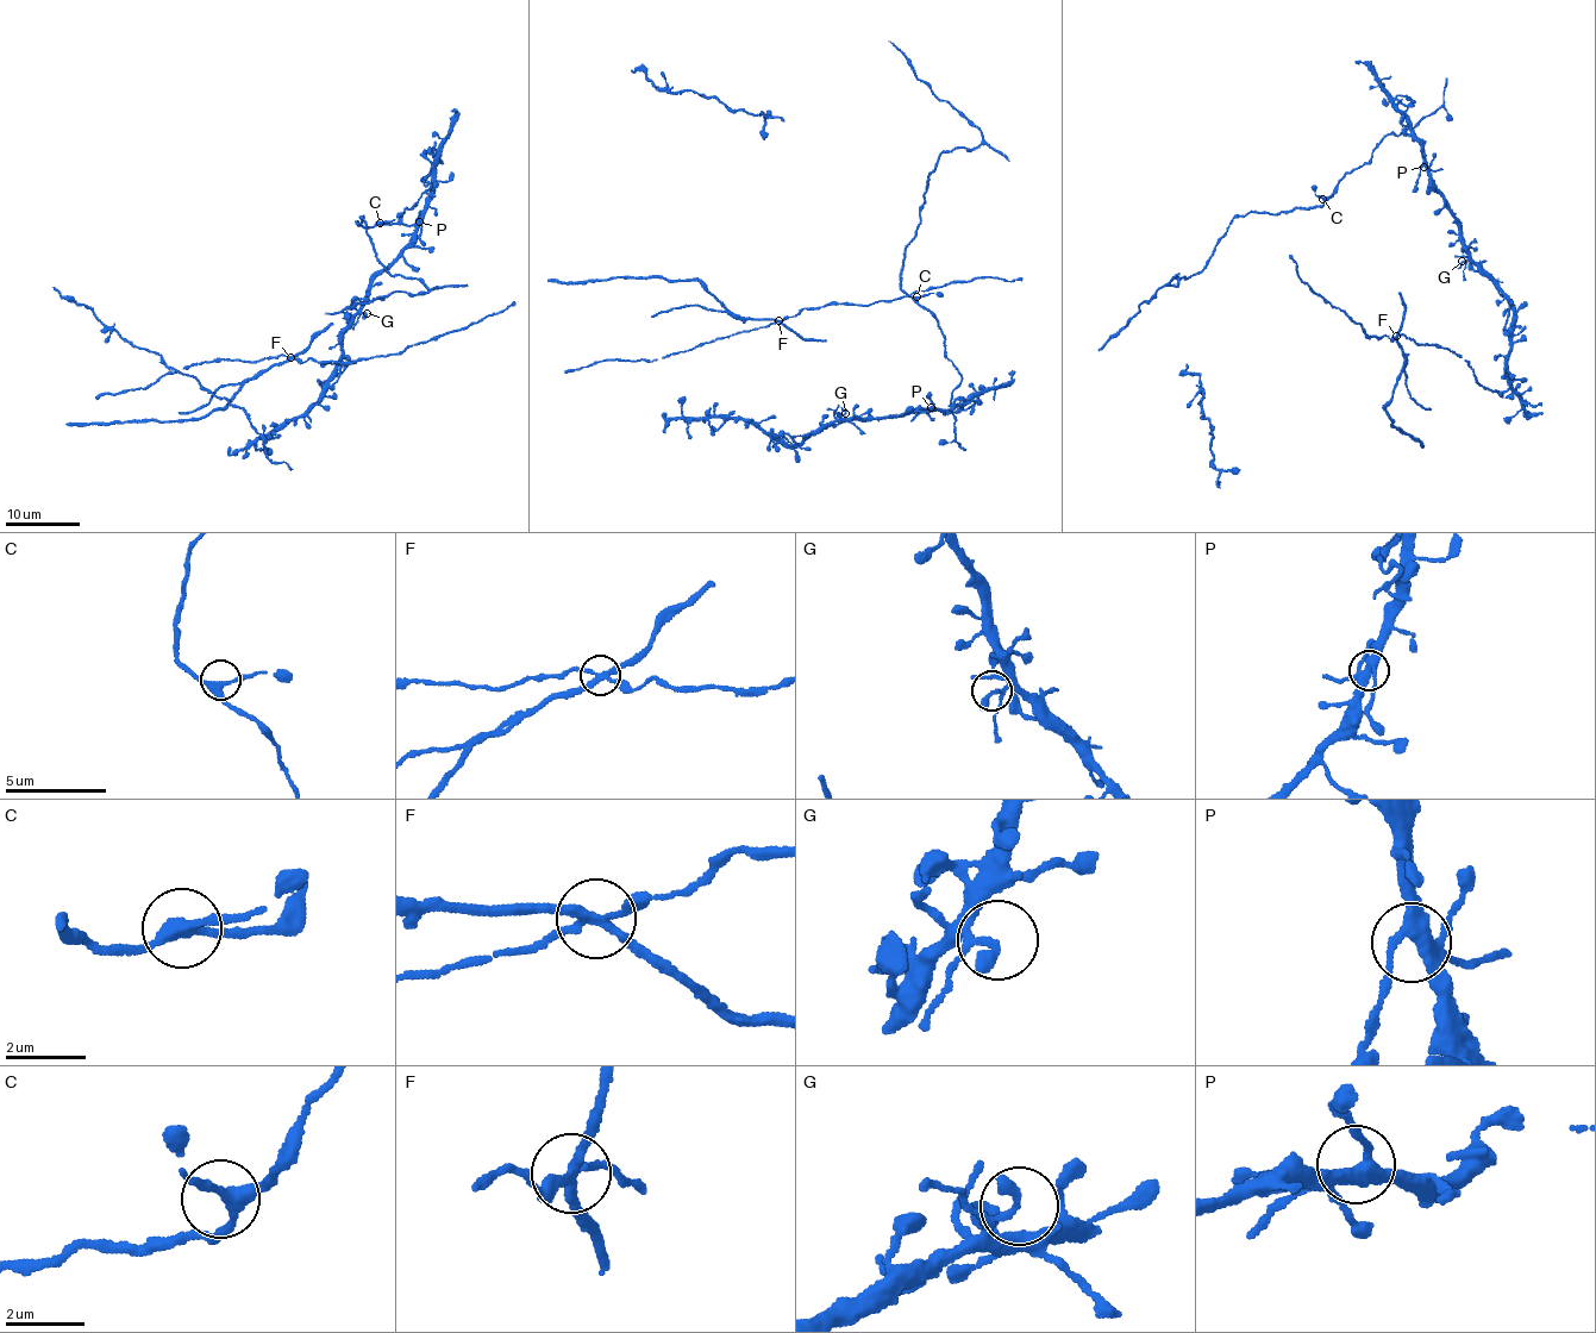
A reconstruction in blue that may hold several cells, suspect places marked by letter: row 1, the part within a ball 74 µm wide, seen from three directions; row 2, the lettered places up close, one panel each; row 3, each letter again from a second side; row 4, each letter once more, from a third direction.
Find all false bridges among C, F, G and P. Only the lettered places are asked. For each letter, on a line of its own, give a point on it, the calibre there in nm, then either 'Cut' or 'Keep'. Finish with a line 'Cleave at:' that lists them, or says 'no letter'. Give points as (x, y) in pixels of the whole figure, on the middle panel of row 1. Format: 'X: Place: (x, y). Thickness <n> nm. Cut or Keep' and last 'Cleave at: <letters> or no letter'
C: Place: (917, 296). Thickness 280 nm. Keep
F: Place: (778, 320). Thickness 220 nm. Cut
G: Place: (845, 413). Thickness 240 nm. Keep
P: Place: (931, 407). Thickness 360 nm. Keep
Cleave at: F

